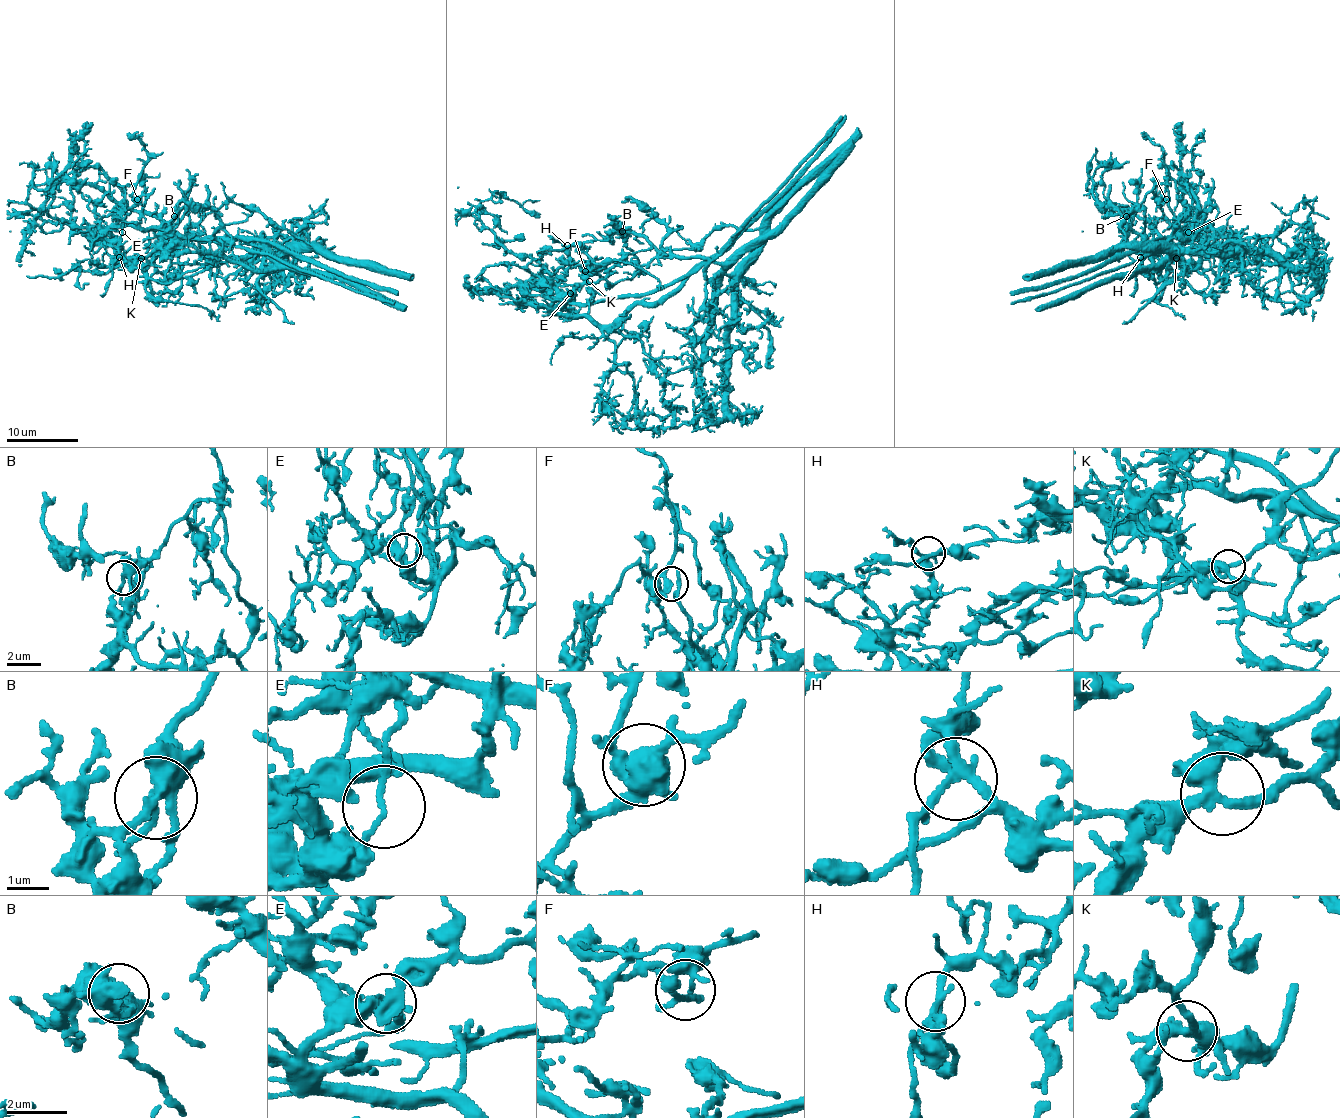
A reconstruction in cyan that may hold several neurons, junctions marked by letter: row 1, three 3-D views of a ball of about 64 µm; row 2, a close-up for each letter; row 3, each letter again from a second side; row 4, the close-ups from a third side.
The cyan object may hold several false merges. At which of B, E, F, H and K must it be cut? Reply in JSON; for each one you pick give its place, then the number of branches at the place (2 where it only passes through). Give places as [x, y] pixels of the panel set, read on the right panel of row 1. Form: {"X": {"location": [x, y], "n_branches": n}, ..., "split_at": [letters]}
{"B": {"location": [1126, 216], "n_branches": 4}, "E": {"location": [1188, 232], "n_branches": 2}, "split_at": ["B", "E"]}

